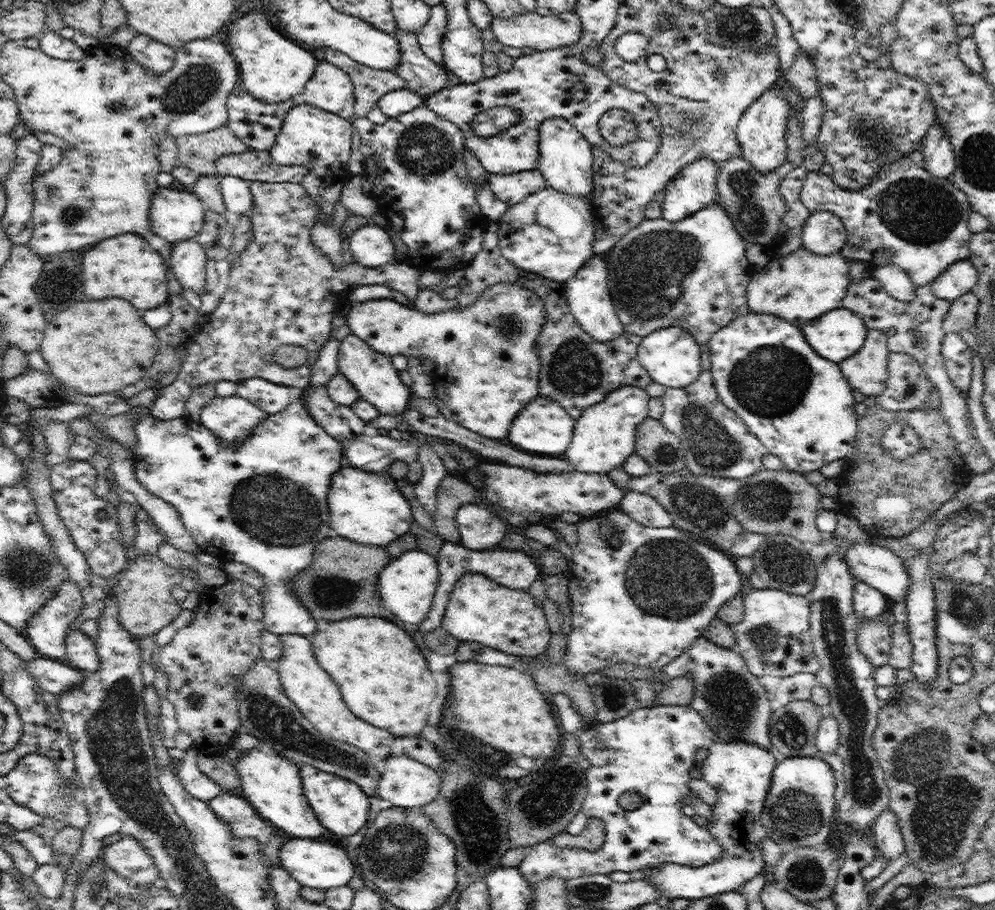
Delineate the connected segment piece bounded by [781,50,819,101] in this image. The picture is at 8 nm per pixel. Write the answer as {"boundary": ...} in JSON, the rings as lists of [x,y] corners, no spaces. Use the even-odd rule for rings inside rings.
{"boundary":[[[799,50],[796,54],[796,60],[781,75],[781,78],[787,81],[801,95],[804,101],[808,101],[816,97],[819,92],[816,75],[818,74],[814,70],[814,64],[812,64],[810,56],[804,50]]]}

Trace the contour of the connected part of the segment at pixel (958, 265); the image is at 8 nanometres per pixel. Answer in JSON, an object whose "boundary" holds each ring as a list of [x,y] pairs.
{"boundary":[[[968,259],[952,263],[932,282],[932,292],[937,298],[952,303],[967,294],[978,283],[976,267]]]}

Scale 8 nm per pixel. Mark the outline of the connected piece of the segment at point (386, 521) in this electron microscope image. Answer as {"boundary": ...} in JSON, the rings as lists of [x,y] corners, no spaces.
{"boundary":[[[347,465],[340,467],[332,475],[328,506],[332,528],[340,536],[358,544],[388,546],[396,538],[408,533],[414,521],[410,503],[388,472],[366,472]]]}

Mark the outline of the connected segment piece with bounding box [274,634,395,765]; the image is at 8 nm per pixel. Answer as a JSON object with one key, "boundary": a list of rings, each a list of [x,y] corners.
{"boundary":[[[282,634],[280,640],[283,644],[280,658],[274,663],[288,698],[300,709],[300,712],[312,723],[312,726],[329,738],[341,738],[348,745],[364,750],[368,761],[379,765],[390,756],[391,746],[395,736],[388,730],[380,730],[360,718],[356,718],[346,702],[342,700],[340,688],[332,676],[318,664],[312,649],[312,640],[301,634]]]}

